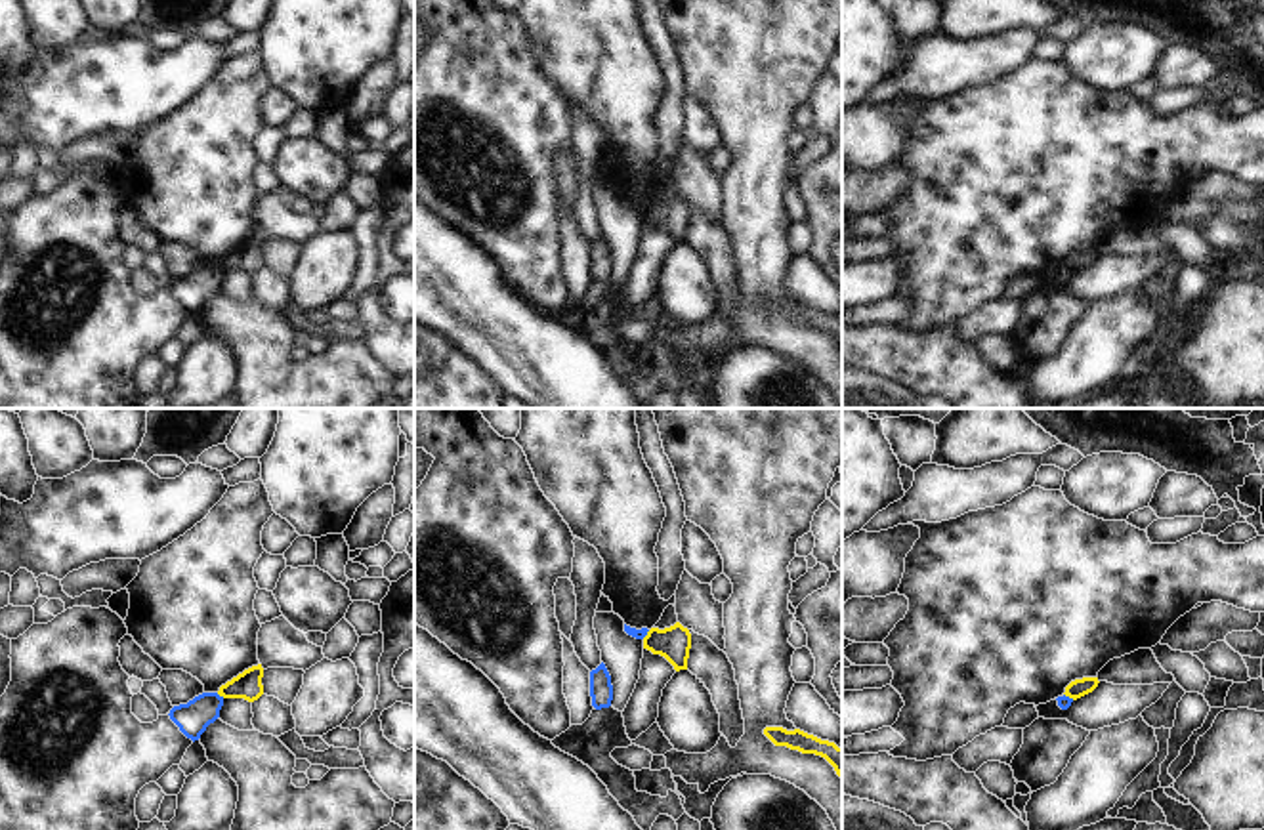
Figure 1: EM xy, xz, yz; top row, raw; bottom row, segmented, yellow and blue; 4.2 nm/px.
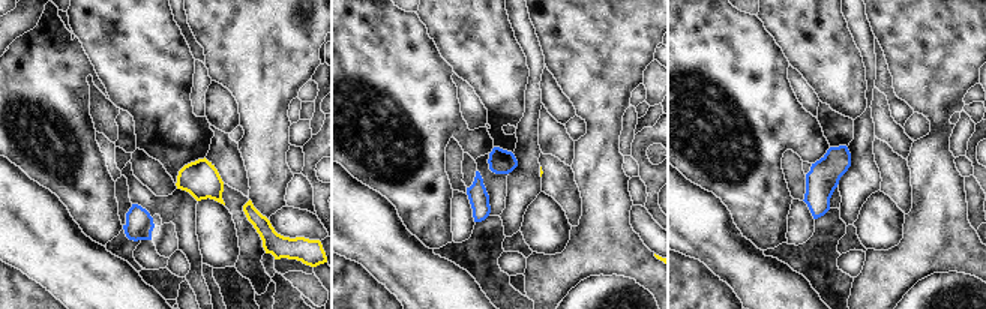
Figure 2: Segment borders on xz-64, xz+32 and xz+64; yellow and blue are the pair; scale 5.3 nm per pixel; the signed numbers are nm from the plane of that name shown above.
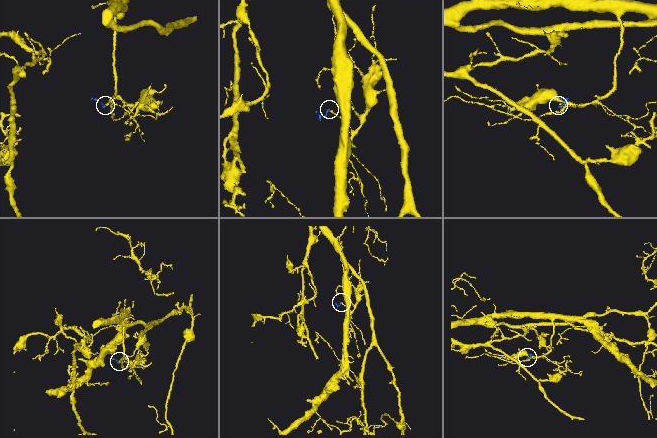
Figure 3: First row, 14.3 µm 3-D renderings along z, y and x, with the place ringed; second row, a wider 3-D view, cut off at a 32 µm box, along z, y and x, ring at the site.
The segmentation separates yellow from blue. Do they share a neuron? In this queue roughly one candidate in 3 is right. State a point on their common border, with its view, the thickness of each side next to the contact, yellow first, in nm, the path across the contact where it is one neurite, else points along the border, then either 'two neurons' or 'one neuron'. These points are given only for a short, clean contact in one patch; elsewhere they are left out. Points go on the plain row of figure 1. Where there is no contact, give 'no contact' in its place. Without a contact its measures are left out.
xy (220, 268) | 120/140 nm | along xy (216, 266), (224, 269) | two neurons

